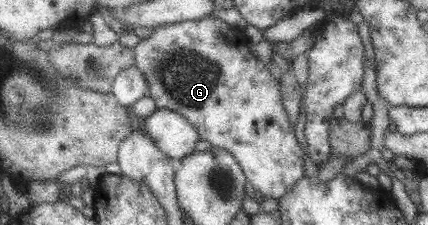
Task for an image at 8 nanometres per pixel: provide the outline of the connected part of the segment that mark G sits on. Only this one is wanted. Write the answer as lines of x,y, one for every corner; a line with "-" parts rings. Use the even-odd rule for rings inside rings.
217,17
159,25
150,37
135,47
136,65
147,75
151,84
150,94
157,108
171,108
187,116
202,132
203,140
235,154
254,190
259,190
263,197
280,199
304,177
305,153
295,136
294,125
286,113
285,104
281,104
279,82
271,76
269,70
263,70
259,60
253,56
247,58
249,50
243,44
245,40
248,37
241,32
241,28
231,26

